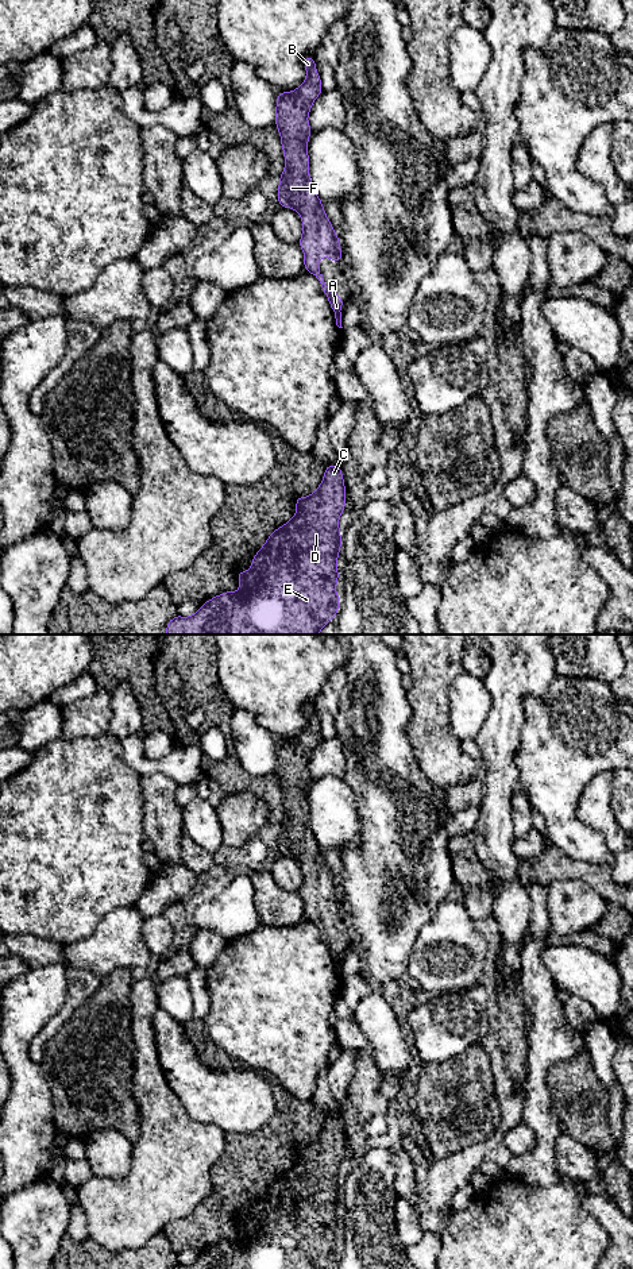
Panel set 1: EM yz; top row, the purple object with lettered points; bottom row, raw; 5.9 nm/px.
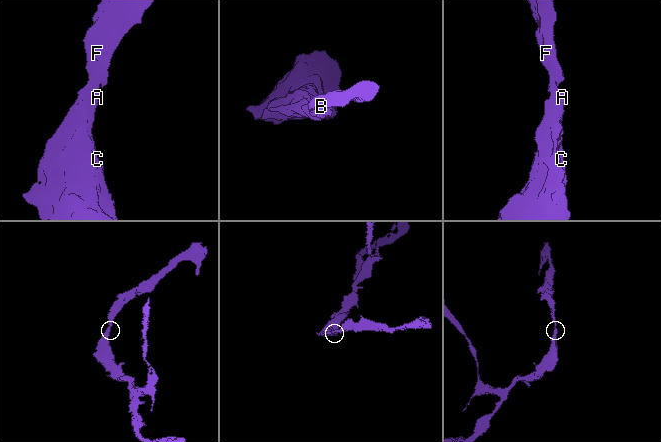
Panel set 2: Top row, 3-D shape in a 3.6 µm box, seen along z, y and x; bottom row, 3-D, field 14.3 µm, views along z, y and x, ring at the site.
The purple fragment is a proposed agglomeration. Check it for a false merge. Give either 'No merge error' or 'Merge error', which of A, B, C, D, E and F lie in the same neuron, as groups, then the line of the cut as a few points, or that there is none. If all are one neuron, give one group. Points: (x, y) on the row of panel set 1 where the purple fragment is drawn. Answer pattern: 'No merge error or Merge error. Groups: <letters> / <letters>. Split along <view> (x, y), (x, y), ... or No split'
No merge error. Groups: A B C D E F. No split

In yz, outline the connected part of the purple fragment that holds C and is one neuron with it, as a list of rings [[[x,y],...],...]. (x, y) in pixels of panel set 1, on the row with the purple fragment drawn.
[[[328,464],[324,470],[324,478],[317,486],[316,491],[308,497],[296,498],[297,513],[282,526],[274,529],[267,537],[262,548],[258,549],[256,555],[251,560],[251,568],[248,571],[239,571],[238,582],[240,583],[239,591],[224,591],[202,603],[198,610],[190,617],[174,616],[166,625],[165,634],[317,634],[323,628],[337,616],[340,597],[336,594],[336,583],[339,580],[337,571],[337,556],[341,549],[341,535],[339,528],[340,514],[346,510],[346,485],[343,472],[339,464]]]

